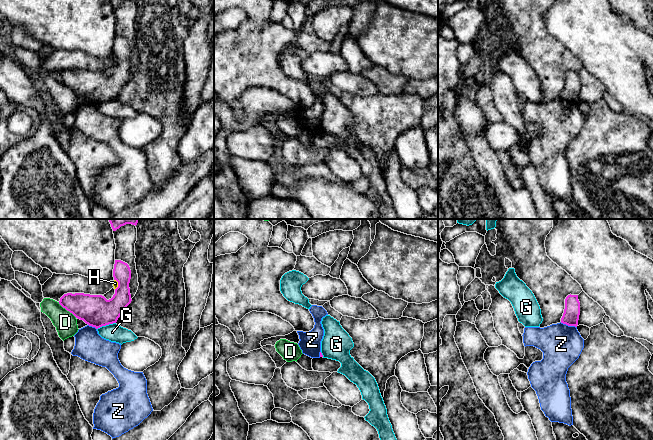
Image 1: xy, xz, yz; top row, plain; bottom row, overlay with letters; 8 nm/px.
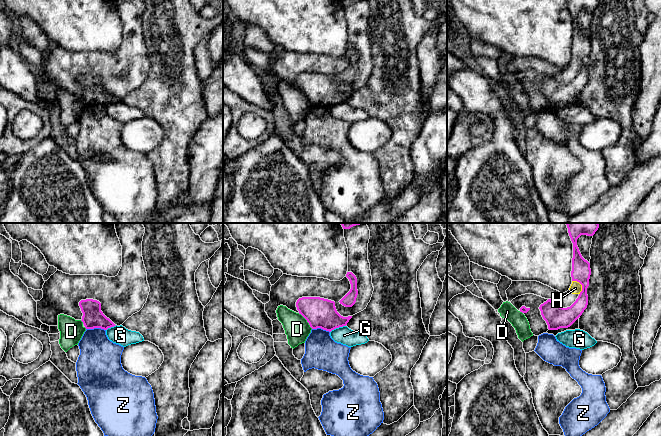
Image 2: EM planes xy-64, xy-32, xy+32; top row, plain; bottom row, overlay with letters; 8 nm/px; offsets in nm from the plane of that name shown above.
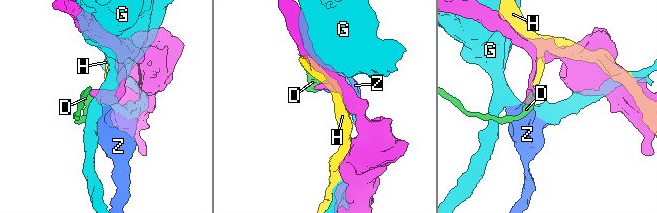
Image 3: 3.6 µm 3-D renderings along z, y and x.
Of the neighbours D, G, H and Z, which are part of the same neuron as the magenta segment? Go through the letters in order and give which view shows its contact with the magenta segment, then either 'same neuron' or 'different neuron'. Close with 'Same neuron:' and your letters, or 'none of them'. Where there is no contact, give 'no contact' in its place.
D: xy | different neuron
G: xy | different neuron
H: xy | different neuron
Z: yz | different neuron
Same neuron: none of them

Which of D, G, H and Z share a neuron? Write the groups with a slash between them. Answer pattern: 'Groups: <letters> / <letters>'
Groups: D / G / H / Z

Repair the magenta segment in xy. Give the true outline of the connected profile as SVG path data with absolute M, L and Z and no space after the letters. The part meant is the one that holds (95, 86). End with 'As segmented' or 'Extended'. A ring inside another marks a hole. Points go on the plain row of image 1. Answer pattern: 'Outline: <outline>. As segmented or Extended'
Outline: M115 36L113 53L118 58L118 63L111 75L107 76L102 71L67 69L60 74L59 80L76 94L96 105L116 99L123 86L132 77L129 41L121 36Z. As segmented

